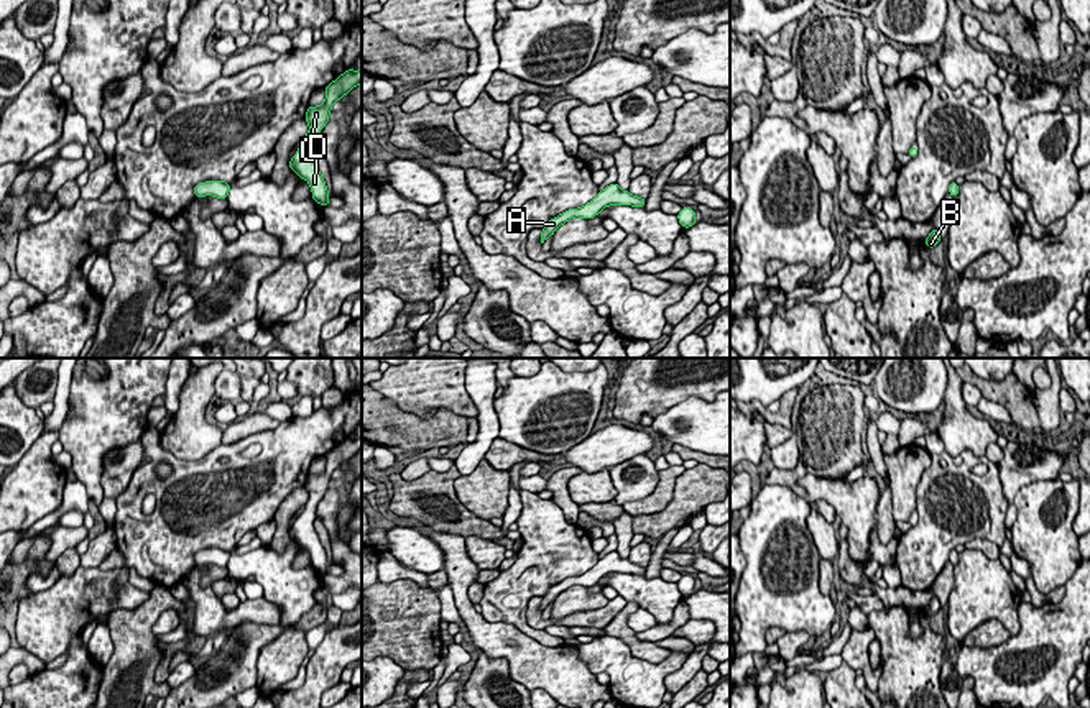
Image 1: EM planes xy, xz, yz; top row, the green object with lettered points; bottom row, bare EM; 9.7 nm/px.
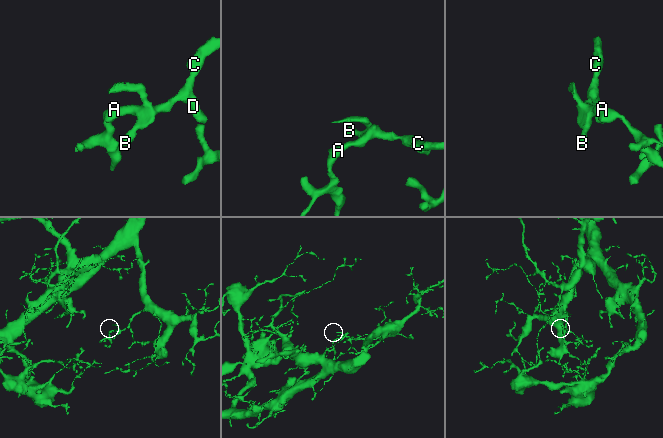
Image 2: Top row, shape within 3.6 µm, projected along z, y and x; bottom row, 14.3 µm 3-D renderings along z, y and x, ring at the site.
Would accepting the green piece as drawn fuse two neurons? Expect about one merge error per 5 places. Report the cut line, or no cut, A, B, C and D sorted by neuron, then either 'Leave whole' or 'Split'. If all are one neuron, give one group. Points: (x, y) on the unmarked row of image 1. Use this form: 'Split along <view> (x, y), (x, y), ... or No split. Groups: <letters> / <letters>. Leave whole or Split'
No split. Groups: A B C D. Leave whole

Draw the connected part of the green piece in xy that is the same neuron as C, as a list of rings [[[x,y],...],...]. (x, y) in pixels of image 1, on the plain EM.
[[[347,437],[342,444],[339,444],[334,450],[326,453],[326,470],[317,475],[307,475],[304,488],[309,491],[309,499],[304,504],[304,511],[298,516],[298,521],[291,526],[289,536],[298,540],[301,547],[306,547],[312,559],[312,567],[317,572],[327,575],[329,560],[321,544],[319,536],[314,531],[316,508],[319,499],[329,490],[329,481],[332,480],[332,471],[340,468],[345,462],[349,462],[355,453],[362,452],[362,437],[352,439]]]

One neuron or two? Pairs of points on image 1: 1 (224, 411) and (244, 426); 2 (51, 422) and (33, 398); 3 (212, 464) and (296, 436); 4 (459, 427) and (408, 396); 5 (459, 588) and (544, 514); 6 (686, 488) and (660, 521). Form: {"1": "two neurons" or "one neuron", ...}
{"1": "two neurons", "2": "two neurons", "3": "one neuron", "4": "two neurons", "5": "two neurons", "6": "one neuron"}

